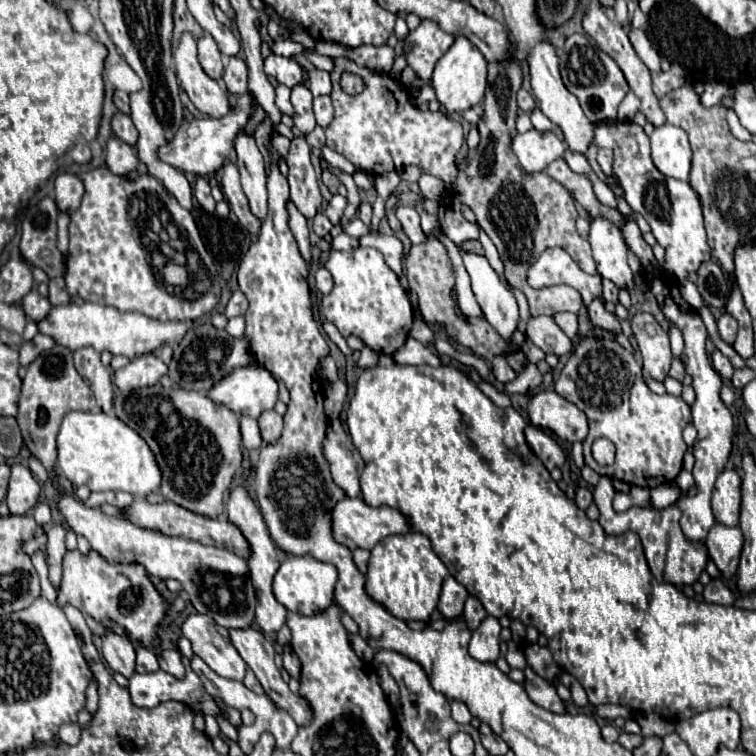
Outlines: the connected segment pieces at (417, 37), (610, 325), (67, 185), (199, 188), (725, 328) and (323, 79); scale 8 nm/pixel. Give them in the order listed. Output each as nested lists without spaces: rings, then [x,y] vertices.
[[[422,19],[422,23],[408,33],[404,53],[408,57],[408,65],[416,71],[418,77],[430,79],[436,61],[448,51],[454,43],[454,35],[444,33],[434,21]]]
[[[600,297],[592,299],[592,303],[588,305],[588,315],[590,315],[592,325],[602,327],[602,329],[608,329],[608,331],[615,333],[621,332],[620,321],[614,317],[612,313],[608,313],[608,311],[606,311],[604,301],[602,301]]]
[[[60,173],[56,177],[56,205],[60,211],[72,213],[80,207],[84,183],[76,173]]]
[[[198,179],[196,185],[194,185],[194,197],[196,201],[200,203],[200,207],[206,211],[206,213],[214,213],[214,207],[216,207],[216,201],[212,199],[210,195],[210,185],[206,179]]]
[[[724,313],[720,319],[718,319],[718,331],[720,331],[720,337],[726,341],[726,343],[734,343],[736,339],[736,333],[738,333],[738,321],[730,315],[730,313]]]
[[[320,69],[308,71],[308,89],[312,91],[314,97],[318,97],[318,95],[328,95],[328,93],[332,91],[328,71],[320,71]]]

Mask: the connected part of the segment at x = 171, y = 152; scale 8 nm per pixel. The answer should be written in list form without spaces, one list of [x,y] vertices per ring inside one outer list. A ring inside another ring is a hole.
[[[246,93],[236,101],[232,113],[228,113],[220,119],[210,119],[208,117],[208,119],[184,121],[180,125],[180,129],[174,133],[172,141],[168,141],[166,145],[162,145],[158,149],[160,161],[164,161],[164,163],[168,163],[174,169],[180,169],[184,173],[194,173],[194,175],[212,175],[212,173],[216,173],[224,165],[224,161],[230,153],[236,133],[246,127],[246,121],[248,121],[250,113],[252,113],[252,95]]]

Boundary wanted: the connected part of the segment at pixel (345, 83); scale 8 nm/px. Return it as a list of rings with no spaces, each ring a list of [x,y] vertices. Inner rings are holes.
[[[348,71],[342,73],[342,77],[340,77],[340,85],[342,85],[344,93],[348,93],[348,95],[362,93],[362,89],[364,89],[364,81],[362,81],[362,77],[358,77],[356,73],[348,73]]]

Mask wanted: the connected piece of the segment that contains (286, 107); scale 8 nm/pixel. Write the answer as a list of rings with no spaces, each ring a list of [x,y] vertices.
[[[286,85],[276,87],[276,105],[282,113],[292,115],[292,105],[290,105],[290,89]]]

